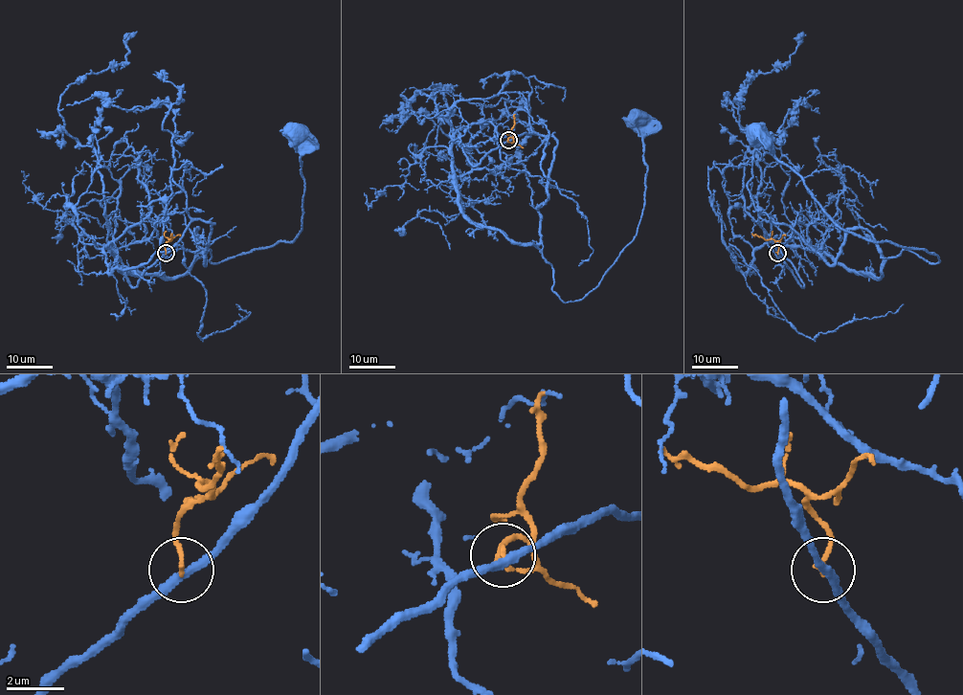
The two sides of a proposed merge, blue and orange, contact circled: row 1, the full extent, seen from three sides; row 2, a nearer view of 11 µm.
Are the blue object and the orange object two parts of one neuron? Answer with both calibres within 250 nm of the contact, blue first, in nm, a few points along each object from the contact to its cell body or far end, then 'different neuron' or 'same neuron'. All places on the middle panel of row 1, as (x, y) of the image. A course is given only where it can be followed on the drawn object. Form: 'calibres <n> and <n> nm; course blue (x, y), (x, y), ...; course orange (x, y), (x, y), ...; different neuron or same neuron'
calibres 300 and 160 nm; course blue (507, 140), (557, 144), (538, 208), (542, 257), (566, 302), (597, 285), (637, 233), (647, 165), (638, 120); course orange (507, 140), (512, 136), (515, 114); different neuron

